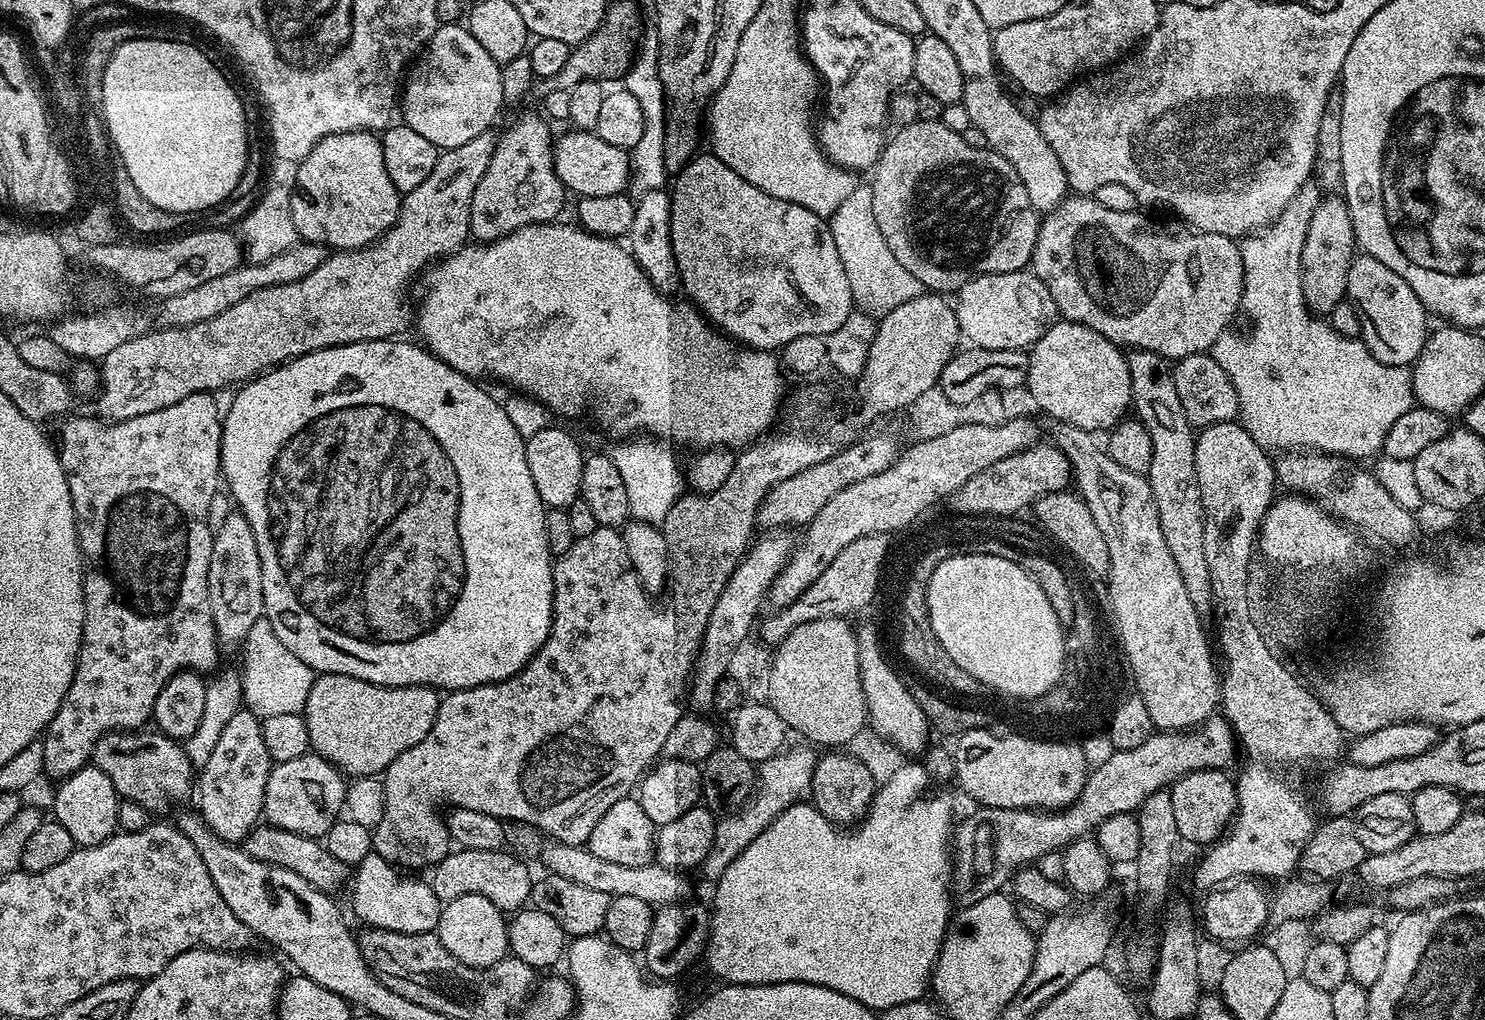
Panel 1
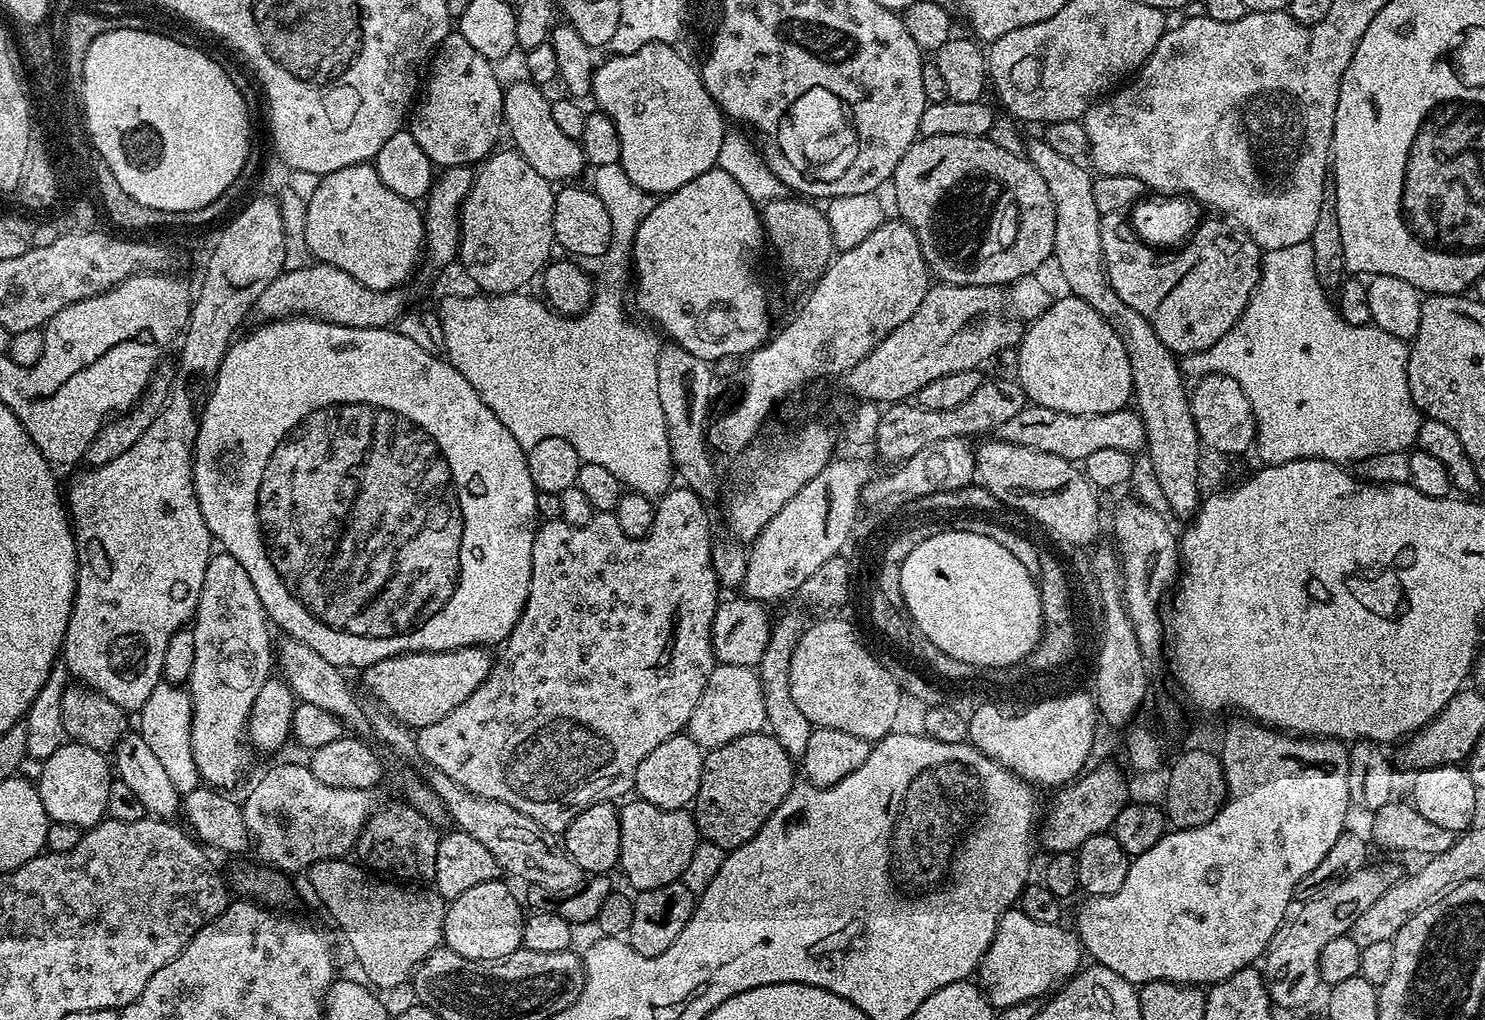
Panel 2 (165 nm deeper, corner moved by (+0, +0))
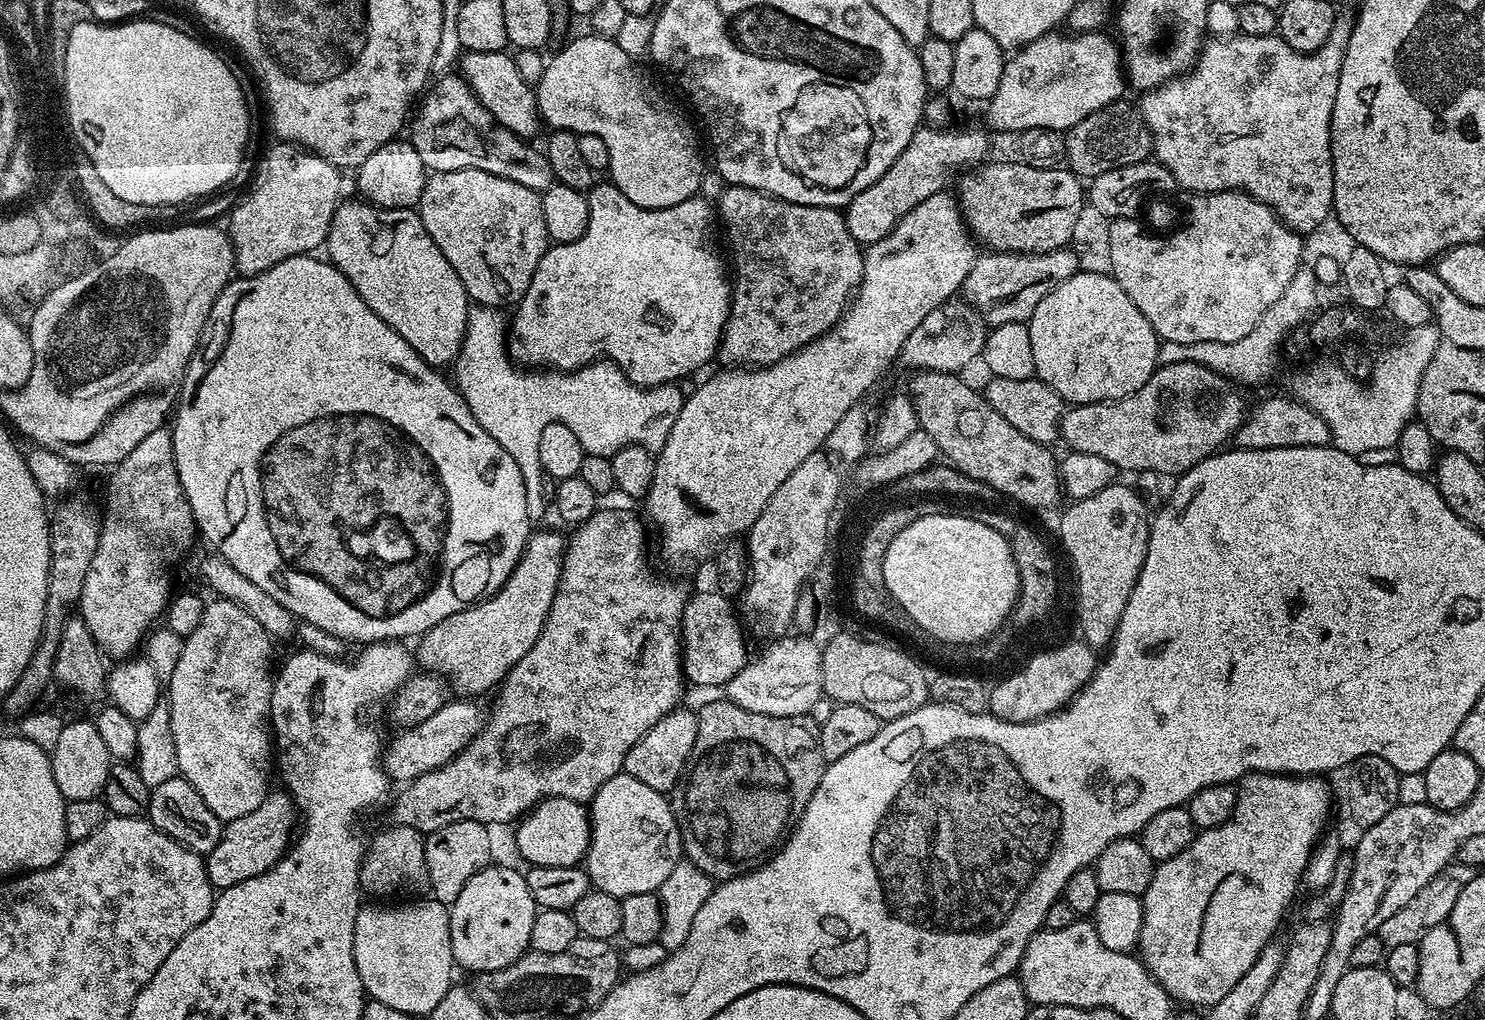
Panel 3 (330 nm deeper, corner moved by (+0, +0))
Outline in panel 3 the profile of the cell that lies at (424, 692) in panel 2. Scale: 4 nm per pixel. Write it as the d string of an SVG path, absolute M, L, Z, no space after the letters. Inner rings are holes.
M533 531L510 578L506 578L506 582L493 596L481 600L479 604L469 604L458 614L450 614L450 618L442 618L438 626L419 637L417 644L420 645L415 645L414 648L419 667L421 664L424 667L421 669L441 678L449 676L453 686L460 691L457 693L464 698L476 698L479 692L486 692L492 687L495 689L507 676L508 671L526 654L526 650L530 650L530 646L538 642L538 634L542 634L542 626L550 614L550 606L560 585L565 547L565 537L560 537L558 533Z

